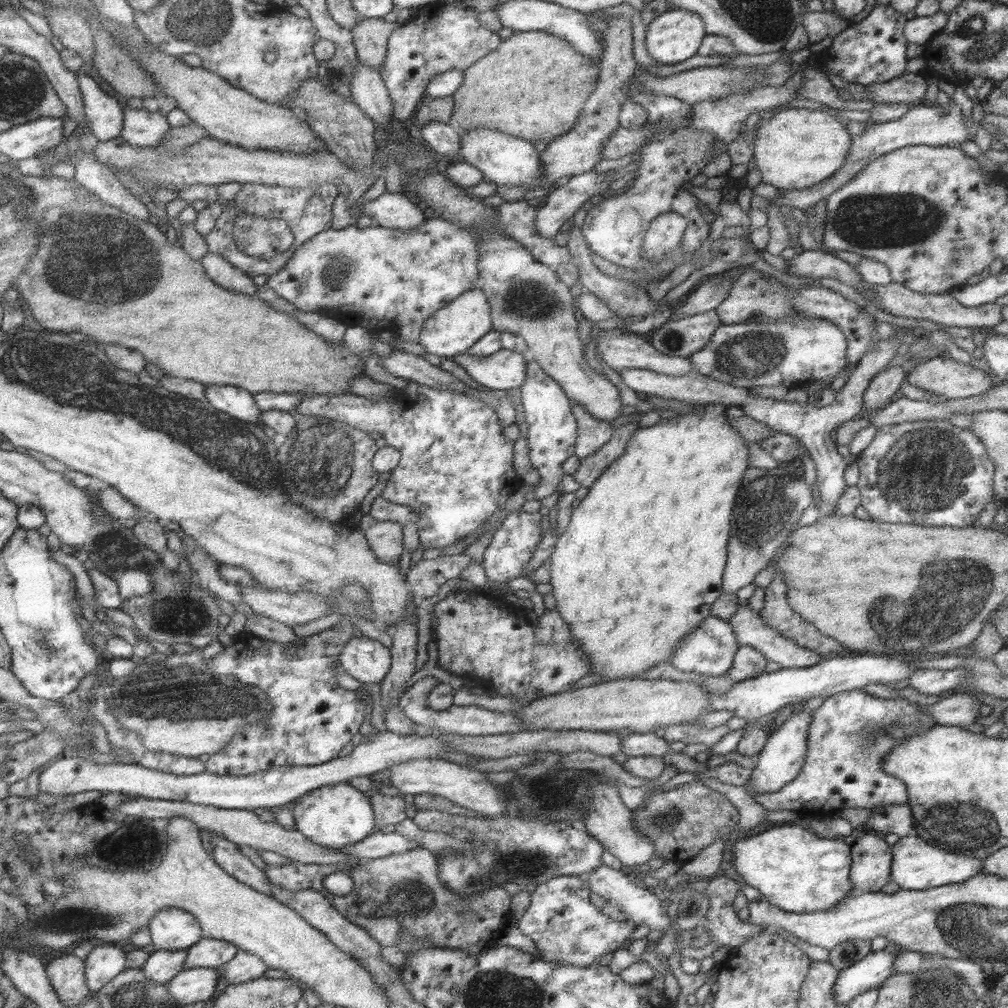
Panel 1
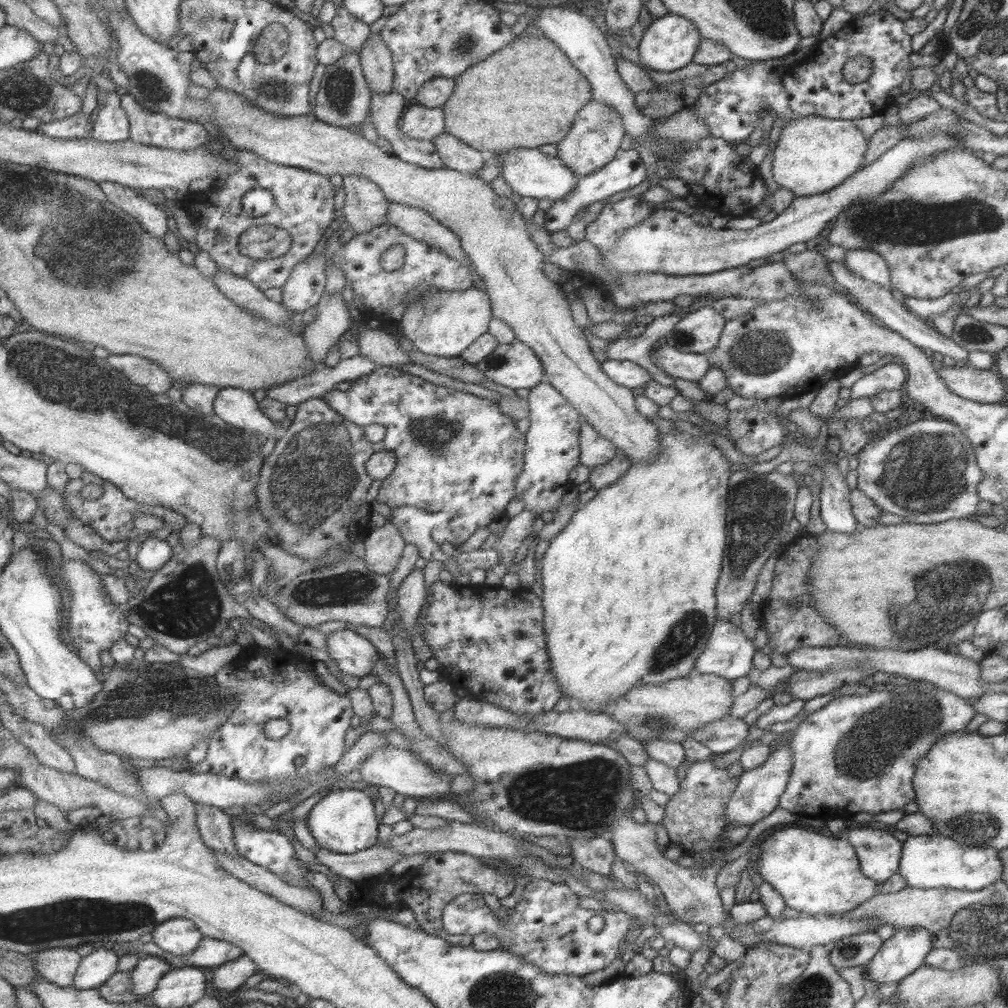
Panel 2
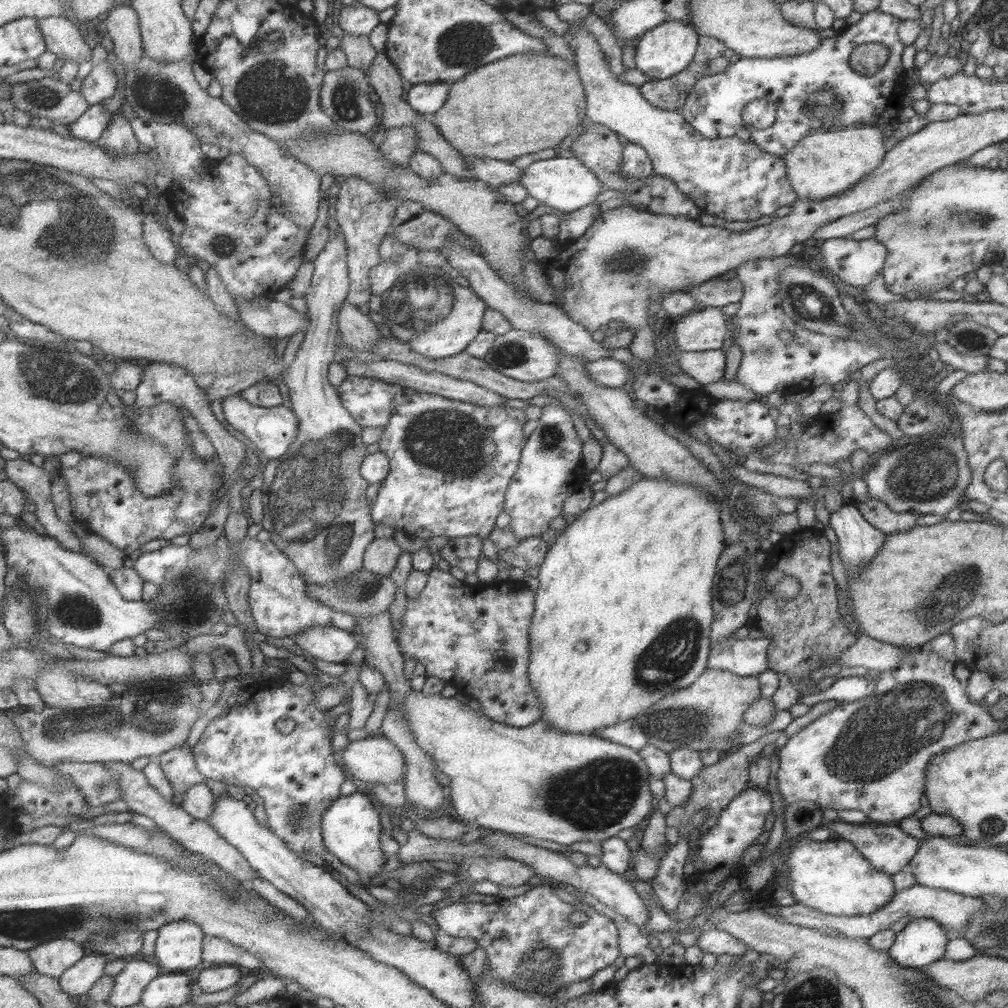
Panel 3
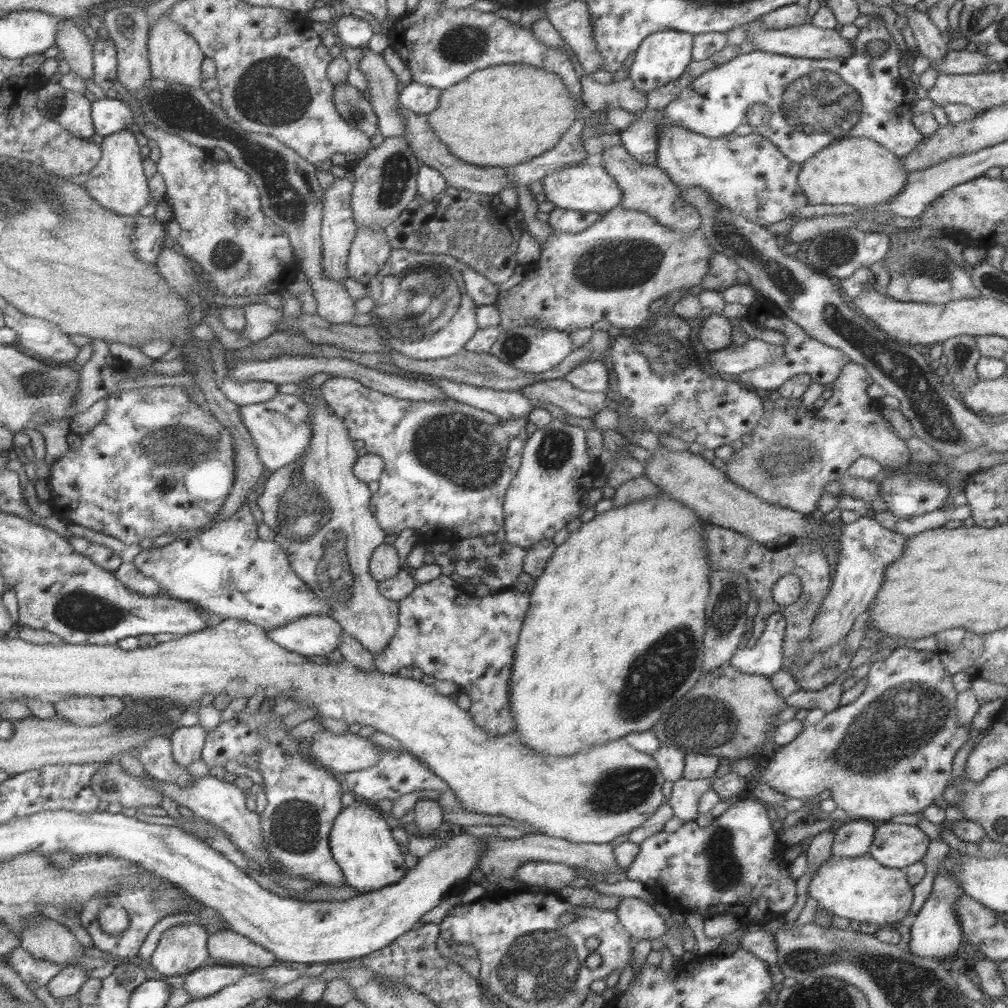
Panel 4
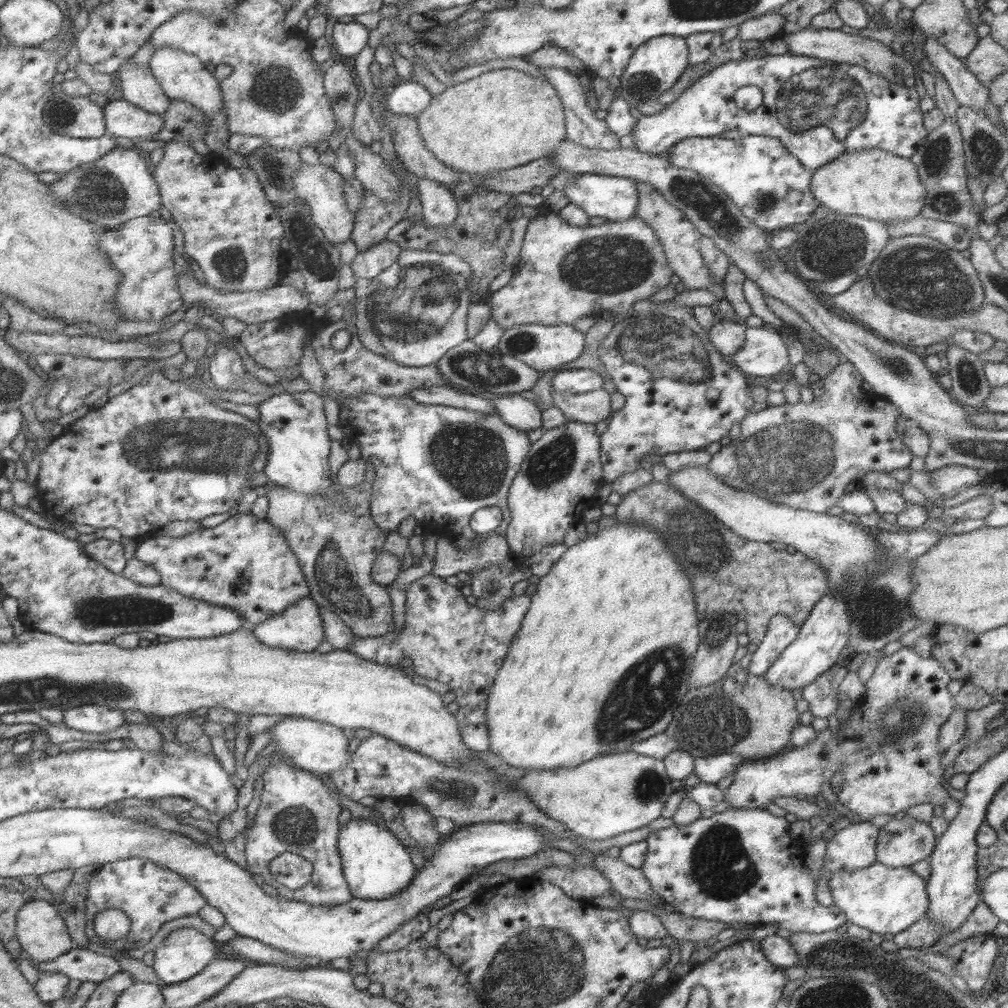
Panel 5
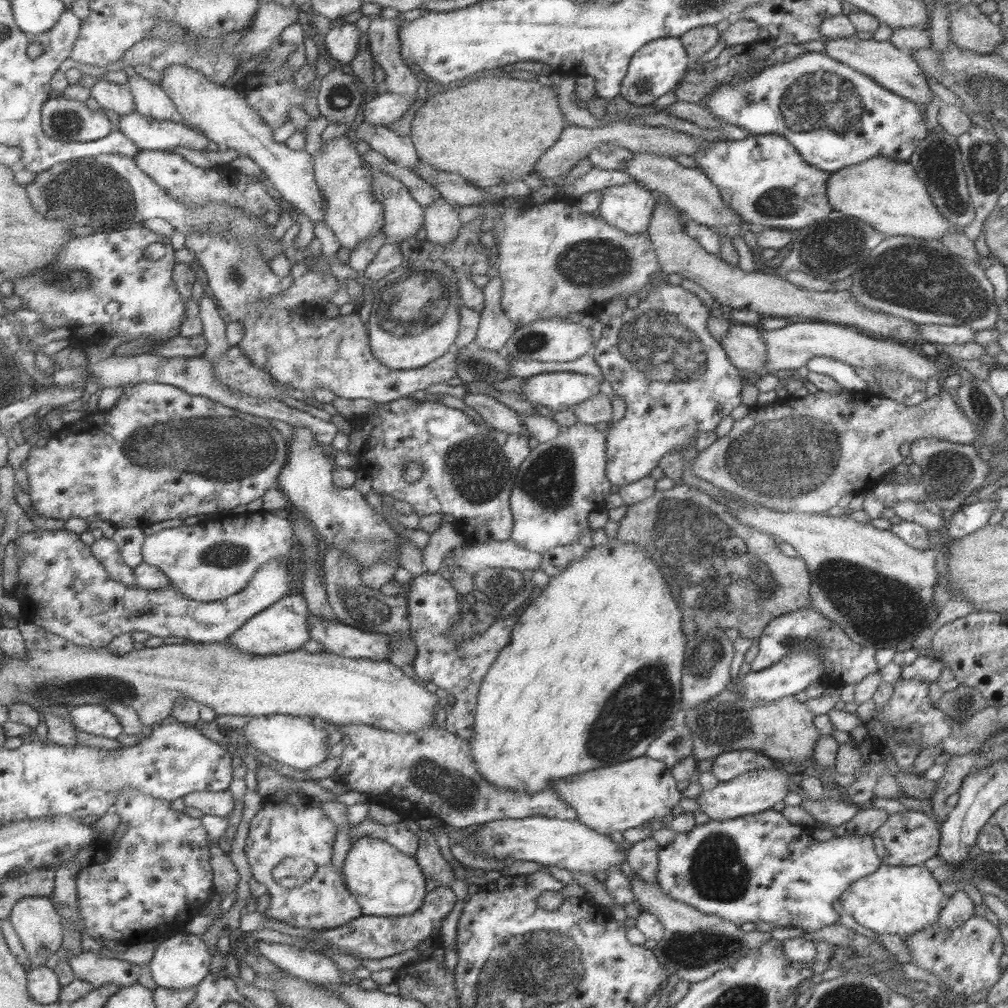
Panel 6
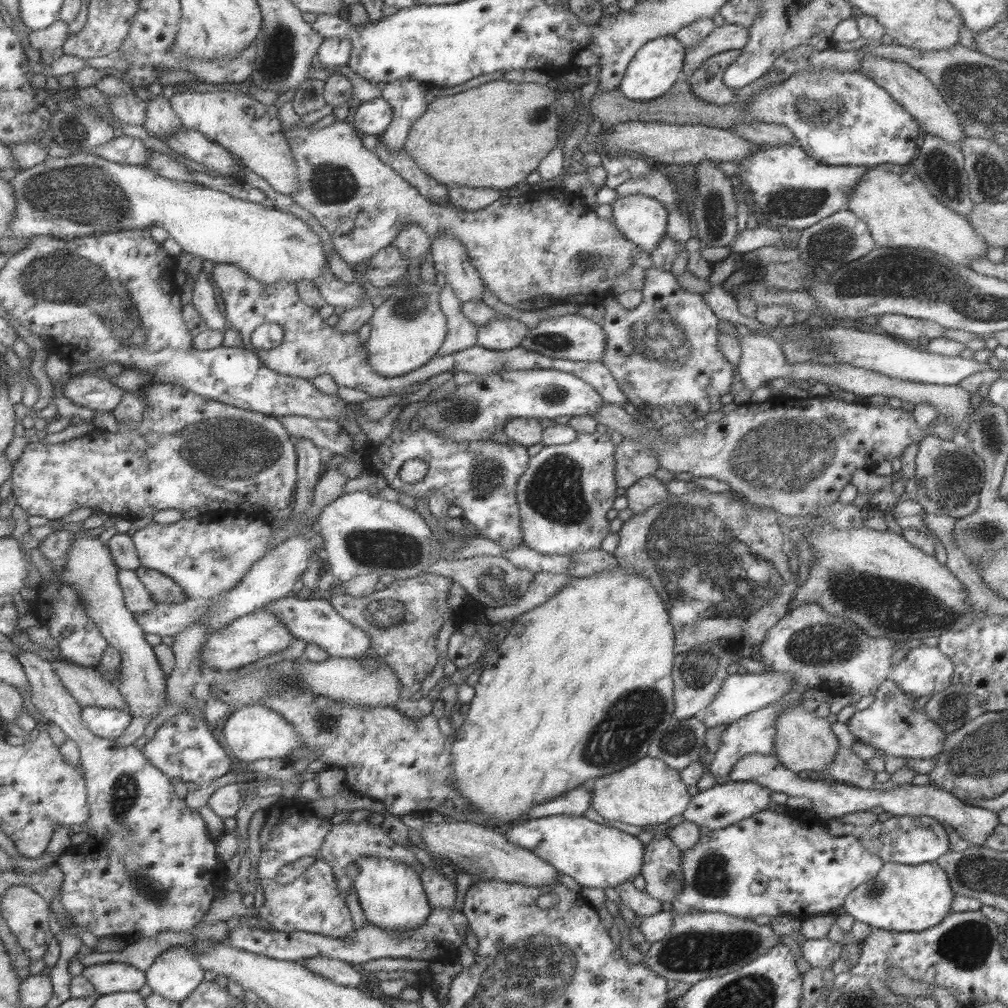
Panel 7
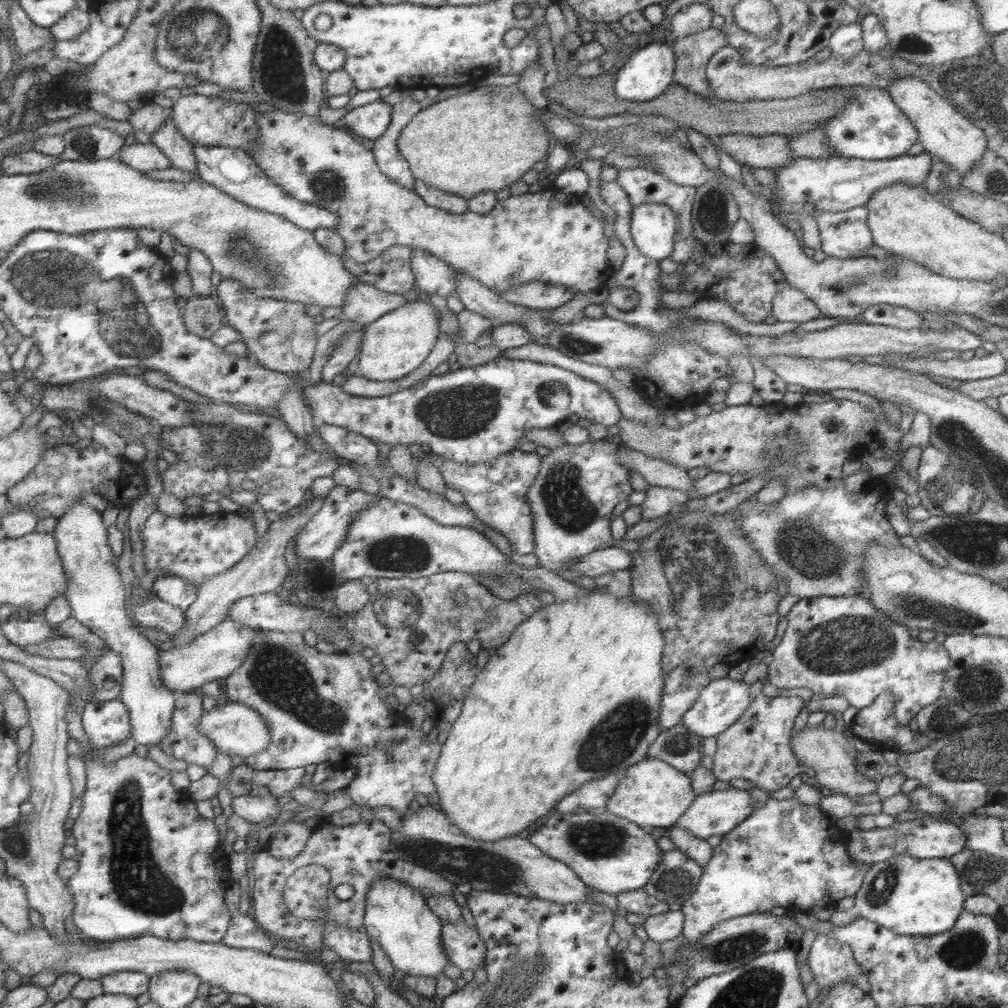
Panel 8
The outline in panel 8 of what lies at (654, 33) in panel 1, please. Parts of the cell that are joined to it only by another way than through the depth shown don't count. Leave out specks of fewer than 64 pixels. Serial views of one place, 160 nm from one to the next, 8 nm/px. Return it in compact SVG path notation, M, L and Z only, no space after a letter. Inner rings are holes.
M662 38L650 40L646 45L634 50L627 61L620 63L614 70L614 94L619 100L629 102L649 102L662 94L673 82L676 67L671 41Z

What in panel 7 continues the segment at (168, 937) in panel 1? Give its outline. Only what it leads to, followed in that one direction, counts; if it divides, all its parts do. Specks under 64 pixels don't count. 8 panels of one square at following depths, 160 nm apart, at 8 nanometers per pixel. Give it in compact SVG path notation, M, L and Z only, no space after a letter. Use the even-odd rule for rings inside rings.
M177 945L161 953L146 972L147 984L165 998L183 1002L205 980L205 969L191 949Z

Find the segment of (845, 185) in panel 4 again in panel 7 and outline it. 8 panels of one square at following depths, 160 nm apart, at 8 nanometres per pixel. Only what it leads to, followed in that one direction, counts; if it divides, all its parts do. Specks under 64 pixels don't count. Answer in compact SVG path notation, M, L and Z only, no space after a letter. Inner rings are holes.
M909 163L869 167L857 186L853 186L847 202L846 209L865 222L876 247L929 250L962 267L967 267L977 257L985 257L989 248L965 216L943 206L927 190Z

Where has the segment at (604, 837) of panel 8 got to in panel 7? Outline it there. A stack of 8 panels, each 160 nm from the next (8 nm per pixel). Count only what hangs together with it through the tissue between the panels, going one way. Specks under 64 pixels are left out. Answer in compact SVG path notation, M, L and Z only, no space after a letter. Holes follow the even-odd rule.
M553 815L527 819L509 824L504 837L515 846L529 850L545 863L567 876L571 876L581 887L613 888L631 881L640 874L643 844L636 836L591 821L583 815Z

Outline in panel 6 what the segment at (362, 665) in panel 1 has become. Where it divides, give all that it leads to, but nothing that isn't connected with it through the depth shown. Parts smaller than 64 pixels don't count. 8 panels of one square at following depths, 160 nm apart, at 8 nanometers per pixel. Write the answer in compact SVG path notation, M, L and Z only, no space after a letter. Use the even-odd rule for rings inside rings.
M299 591L292 592L285 598L281 598L276 605L249 620L236 634L233 634L233 637L228 640L229 644L241 650L243 654L253 654L253 656L279 655L300 650L312 639L309 612L304 594Z

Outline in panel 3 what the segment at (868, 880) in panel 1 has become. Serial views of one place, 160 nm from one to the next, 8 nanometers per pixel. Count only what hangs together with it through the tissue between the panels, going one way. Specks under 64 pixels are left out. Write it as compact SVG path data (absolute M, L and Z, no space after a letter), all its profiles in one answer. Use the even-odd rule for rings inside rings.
M833 820L831 824L827 824L825 827L838 838L851 842L857 849L857 853L861 854L871 867L889 875L895 874L908 865L913 854L917 852L920 841L901 831L898 826L879 824L877 827L871 828L866 824L849 824L841 820Z

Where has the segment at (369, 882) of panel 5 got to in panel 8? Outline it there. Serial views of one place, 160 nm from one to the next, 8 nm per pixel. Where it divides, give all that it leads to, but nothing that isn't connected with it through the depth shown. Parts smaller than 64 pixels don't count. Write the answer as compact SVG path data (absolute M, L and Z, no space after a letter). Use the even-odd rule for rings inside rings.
M393 877L372 882L365 909L365 930L380 944L393 967L411 976L439 976L449 964L444 951L444 923L414 886Z

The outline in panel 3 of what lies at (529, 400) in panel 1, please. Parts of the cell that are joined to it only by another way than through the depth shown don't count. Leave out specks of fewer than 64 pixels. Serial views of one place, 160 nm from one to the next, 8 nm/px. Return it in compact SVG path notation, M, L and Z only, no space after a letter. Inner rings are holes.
M553 403L541 407L536 427L526 438L520 452L520 461L505 493L505 512L510 516L508 527L519 539L537 537L547 530L549 521L561 515L561 504L567 496L579 490L581 472L581 445L573 429L571 415L562 405Z

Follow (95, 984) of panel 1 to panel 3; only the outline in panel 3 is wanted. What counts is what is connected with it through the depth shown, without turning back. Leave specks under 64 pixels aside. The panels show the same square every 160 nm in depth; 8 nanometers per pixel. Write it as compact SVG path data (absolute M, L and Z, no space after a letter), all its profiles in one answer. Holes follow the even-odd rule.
M89 952L63 973L60 978L63 990L75 997L89 993L95 983L106 975L107 963L110 960L107 954Z

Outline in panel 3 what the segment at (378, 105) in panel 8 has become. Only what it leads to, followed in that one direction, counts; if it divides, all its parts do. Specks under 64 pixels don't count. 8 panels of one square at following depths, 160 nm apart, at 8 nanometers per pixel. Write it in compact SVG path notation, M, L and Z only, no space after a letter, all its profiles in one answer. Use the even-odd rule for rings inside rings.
M428 82L412 85L406 99L415 111L433 117L447 103L449 87L448 82Z

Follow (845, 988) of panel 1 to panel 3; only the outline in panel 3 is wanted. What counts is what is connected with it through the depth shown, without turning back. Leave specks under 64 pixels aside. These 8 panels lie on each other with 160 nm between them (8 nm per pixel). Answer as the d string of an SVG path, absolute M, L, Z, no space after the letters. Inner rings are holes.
M912 918L897 933L886 950L889 958L903 968L924 968L941 959L948 938L933 918Z

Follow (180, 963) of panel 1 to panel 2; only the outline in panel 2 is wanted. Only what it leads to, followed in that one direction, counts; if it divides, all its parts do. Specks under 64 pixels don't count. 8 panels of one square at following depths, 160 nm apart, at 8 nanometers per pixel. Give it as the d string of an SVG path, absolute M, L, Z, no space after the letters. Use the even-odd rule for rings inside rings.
M147 955L132 971L132 991L140 997L152 995L157 990L162 978L173 968L174 966L164 955Z

